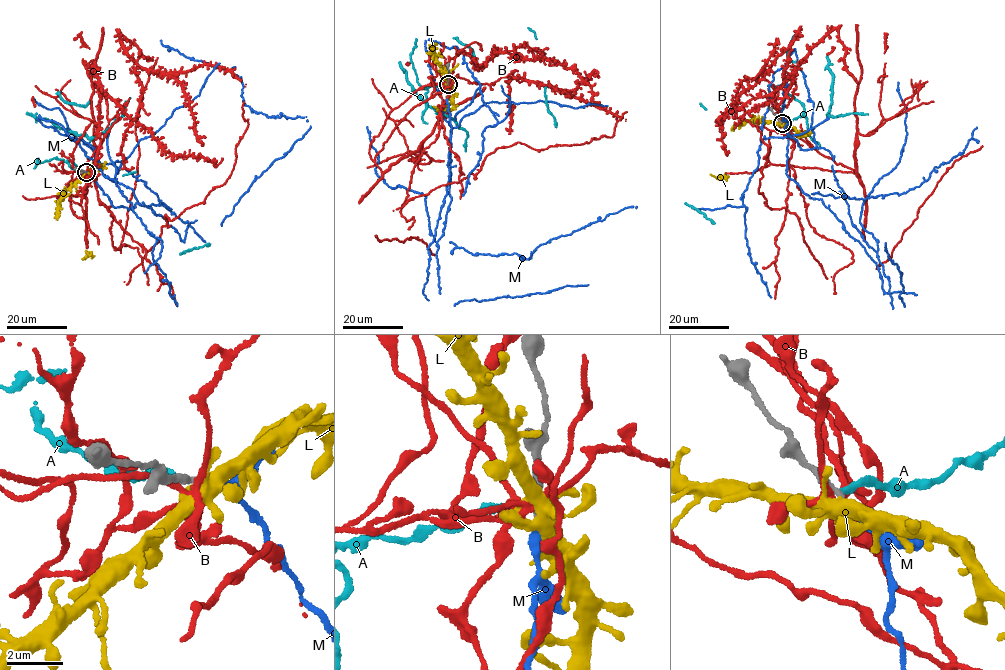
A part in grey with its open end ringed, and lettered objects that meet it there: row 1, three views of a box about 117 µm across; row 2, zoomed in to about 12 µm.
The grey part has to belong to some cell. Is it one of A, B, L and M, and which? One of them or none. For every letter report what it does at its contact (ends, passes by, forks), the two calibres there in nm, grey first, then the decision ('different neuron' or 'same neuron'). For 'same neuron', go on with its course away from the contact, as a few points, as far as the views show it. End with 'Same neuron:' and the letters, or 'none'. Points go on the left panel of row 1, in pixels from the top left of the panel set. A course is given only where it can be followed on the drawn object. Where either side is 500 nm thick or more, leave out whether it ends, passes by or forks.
A: it ends | 240/180 nm | different neuron
B: it forks | 280/200 nm | different neuron
L: it forks | 200/480 nm | different neuron
M: it ends | 190/240 nm | same neuron
Same neuron: M

